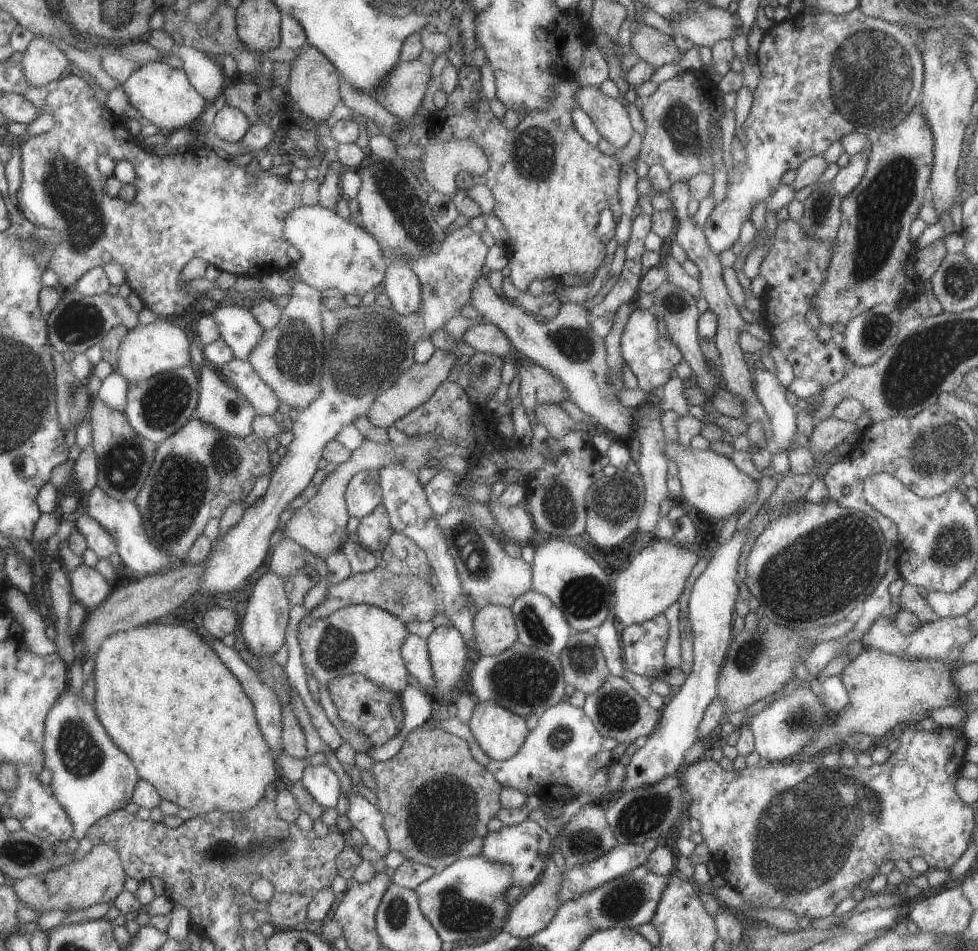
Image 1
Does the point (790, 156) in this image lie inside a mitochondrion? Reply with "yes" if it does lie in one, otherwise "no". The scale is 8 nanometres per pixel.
no

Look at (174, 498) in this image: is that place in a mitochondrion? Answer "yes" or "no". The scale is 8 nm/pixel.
yes

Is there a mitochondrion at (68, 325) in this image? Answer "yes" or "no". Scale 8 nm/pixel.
yes

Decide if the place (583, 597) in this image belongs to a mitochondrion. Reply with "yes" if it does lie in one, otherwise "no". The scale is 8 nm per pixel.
yes

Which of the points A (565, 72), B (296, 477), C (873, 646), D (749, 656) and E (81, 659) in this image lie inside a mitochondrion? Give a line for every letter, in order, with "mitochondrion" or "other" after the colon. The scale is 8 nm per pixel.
A: other
B: other
C: other
D: mitochondrion
E: other

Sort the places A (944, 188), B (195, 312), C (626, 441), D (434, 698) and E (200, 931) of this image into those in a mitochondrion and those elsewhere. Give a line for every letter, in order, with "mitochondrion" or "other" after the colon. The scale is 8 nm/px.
A: other
B: other
C: other
D: other
E: other

